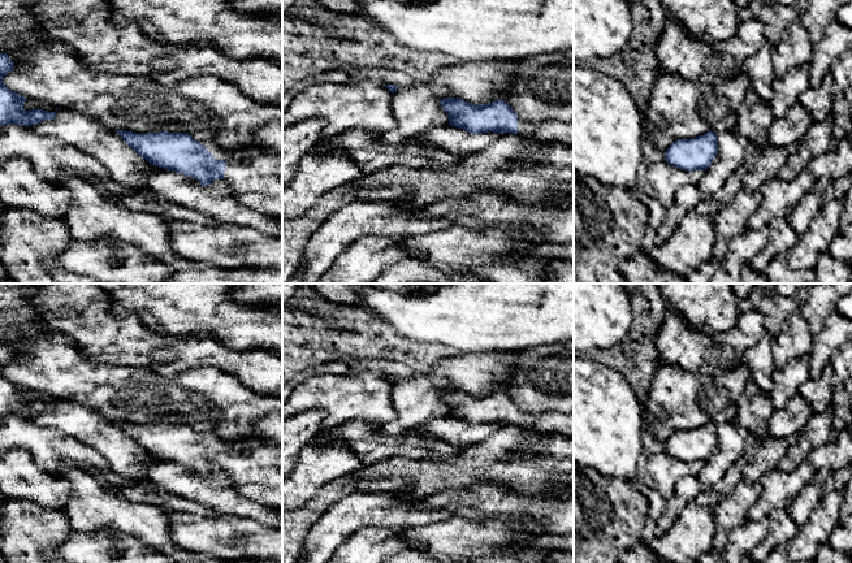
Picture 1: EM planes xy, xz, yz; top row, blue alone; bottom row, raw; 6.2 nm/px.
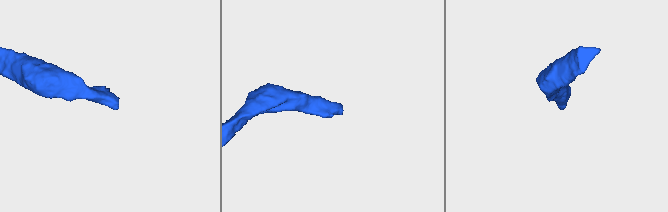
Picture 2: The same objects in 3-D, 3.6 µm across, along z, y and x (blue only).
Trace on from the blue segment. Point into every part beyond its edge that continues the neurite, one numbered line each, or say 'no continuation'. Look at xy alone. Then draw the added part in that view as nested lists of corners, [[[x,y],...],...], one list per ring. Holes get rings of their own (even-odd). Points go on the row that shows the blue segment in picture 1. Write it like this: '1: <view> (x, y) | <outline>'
1: xy (255, 176) | [[[212,139],[200,143],[216,160],[226,163],[224,181],[239,203],[282,218],[282,155],[260,148],[230,155]]]

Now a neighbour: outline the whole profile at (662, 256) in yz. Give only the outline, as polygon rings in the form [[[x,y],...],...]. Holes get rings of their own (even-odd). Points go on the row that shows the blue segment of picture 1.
[[[695,208],[686,212],[671,237],[661,246],[648,251],[653,263],[665,272],[686,277],[692,269],[713,259],[714,222],[713,217],[700,215]]]

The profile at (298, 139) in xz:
[[[310,118],[282,129],[282,186],[291,181],[302,159],[321,143],[325,125],[323,118]]]

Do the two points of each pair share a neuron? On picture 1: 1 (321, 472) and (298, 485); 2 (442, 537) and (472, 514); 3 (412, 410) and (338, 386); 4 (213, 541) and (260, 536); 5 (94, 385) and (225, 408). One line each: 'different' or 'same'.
1: same
2: different
3: different
4: same
5: same

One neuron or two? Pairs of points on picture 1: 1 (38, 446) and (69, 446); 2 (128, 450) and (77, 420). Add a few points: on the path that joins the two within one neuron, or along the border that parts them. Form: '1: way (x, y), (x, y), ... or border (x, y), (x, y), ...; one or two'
1: way (46, 446), (61, 446); one
2: way (115, 446), (104, 436), (99, 436), (90, 428); one

